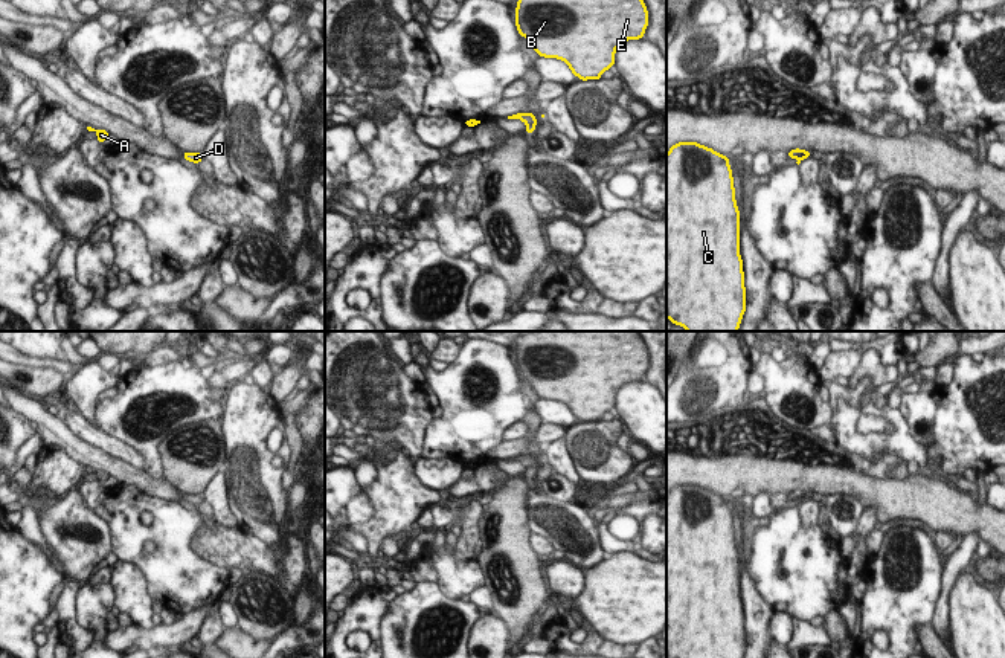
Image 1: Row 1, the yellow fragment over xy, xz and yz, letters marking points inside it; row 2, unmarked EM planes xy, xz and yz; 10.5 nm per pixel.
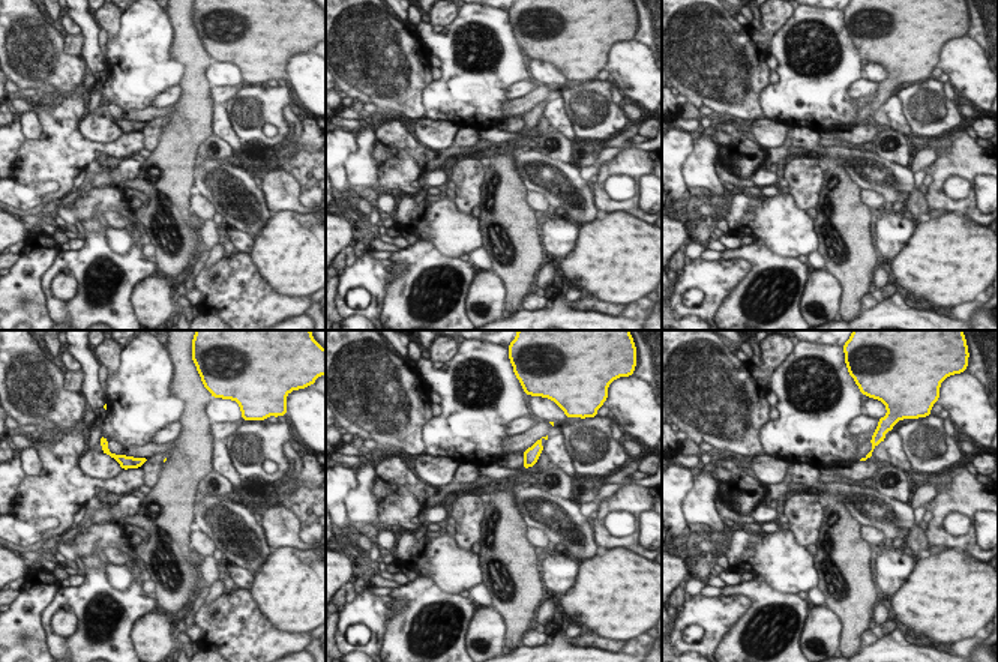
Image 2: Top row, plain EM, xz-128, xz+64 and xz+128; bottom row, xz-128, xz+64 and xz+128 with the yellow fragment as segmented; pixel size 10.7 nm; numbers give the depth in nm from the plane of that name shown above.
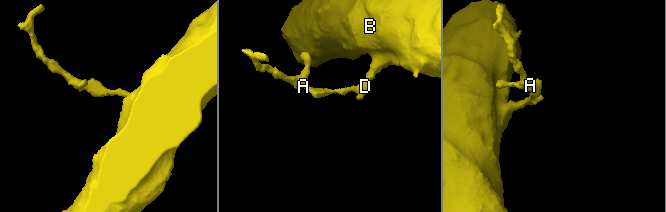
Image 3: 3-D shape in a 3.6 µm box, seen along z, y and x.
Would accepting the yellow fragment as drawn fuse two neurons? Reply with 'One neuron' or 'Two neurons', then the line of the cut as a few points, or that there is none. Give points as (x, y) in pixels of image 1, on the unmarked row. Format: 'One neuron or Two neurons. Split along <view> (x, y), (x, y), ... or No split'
One neuron. No split

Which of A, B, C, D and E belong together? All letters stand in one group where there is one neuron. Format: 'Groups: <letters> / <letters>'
Groups: A B C D E

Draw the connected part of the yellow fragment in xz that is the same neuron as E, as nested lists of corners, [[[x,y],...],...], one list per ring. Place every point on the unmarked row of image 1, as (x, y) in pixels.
[[[529,331],[517,342],[515,368],[540,398],[564,403],[581,423],[601,421],[622,383],[645,379],[648,353],[637,331]]]

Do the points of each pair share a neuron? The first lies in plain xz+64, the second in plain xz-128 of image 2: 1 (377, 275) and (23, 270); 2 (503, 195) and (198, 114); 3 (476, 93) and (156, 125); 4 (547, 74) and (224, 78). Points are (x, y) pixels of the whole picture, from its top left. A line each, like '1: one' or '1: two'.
1: one
2: one
3: two
4: one

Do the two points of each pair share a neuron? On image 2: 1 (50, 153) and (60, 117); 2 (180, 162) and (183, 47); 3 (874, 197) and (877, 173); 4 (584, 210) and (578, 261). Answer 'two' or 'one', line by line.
1: one
2: one
3: two
4: two

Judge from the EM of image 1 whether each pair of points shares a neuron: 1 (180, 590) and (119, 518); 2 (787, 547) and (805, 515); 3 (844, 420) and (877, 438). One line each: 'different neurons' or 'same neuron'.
1: same neuron
2: different neurons
3: same neuron

